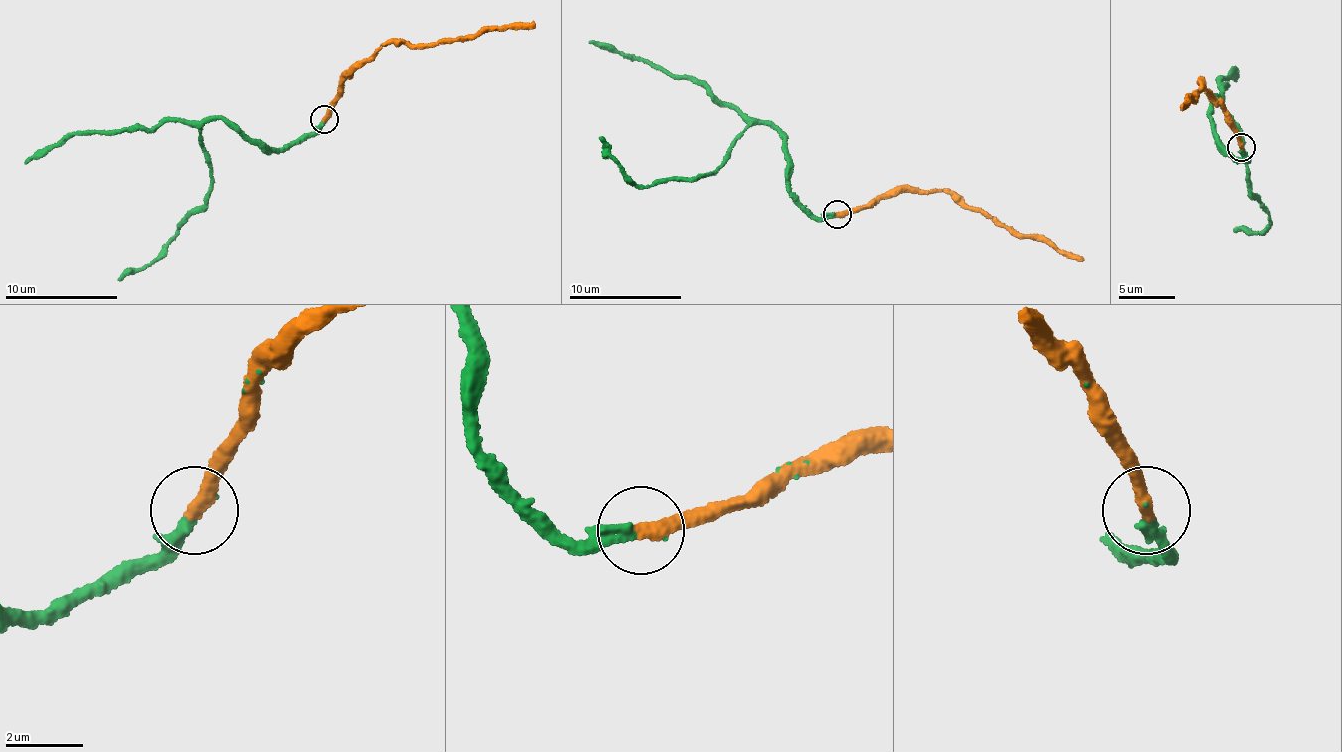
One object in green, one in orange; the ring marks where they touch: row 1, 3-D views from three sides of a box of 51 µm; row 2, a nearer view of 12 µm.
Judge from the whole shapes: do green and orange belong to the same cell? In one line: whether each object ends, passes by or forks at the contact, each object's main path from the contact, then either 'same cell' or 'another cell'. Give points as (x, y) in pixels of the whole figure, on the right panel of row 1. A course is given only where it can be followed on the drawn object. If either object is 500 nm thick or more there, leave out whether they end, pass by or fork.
green ends | orange ends | green via (1242, 147), (1247, 159), (1220, 148), (1211, 112), (1217, 96), (1240, 131), (1247, 187), (1270, 224), (1234, 230) | orange via (1240, 148), (1228, 111), (1200, 81), (1192, 94), (1193, 100), (1182, 103) | same cell

